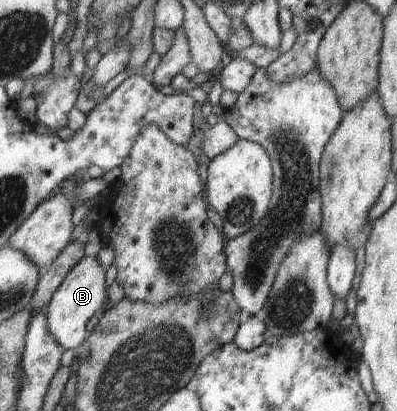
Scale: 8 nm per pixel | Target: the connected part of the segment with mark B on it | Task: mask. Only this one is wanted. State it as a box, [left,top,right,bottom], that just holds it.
[46,257,106,351]

